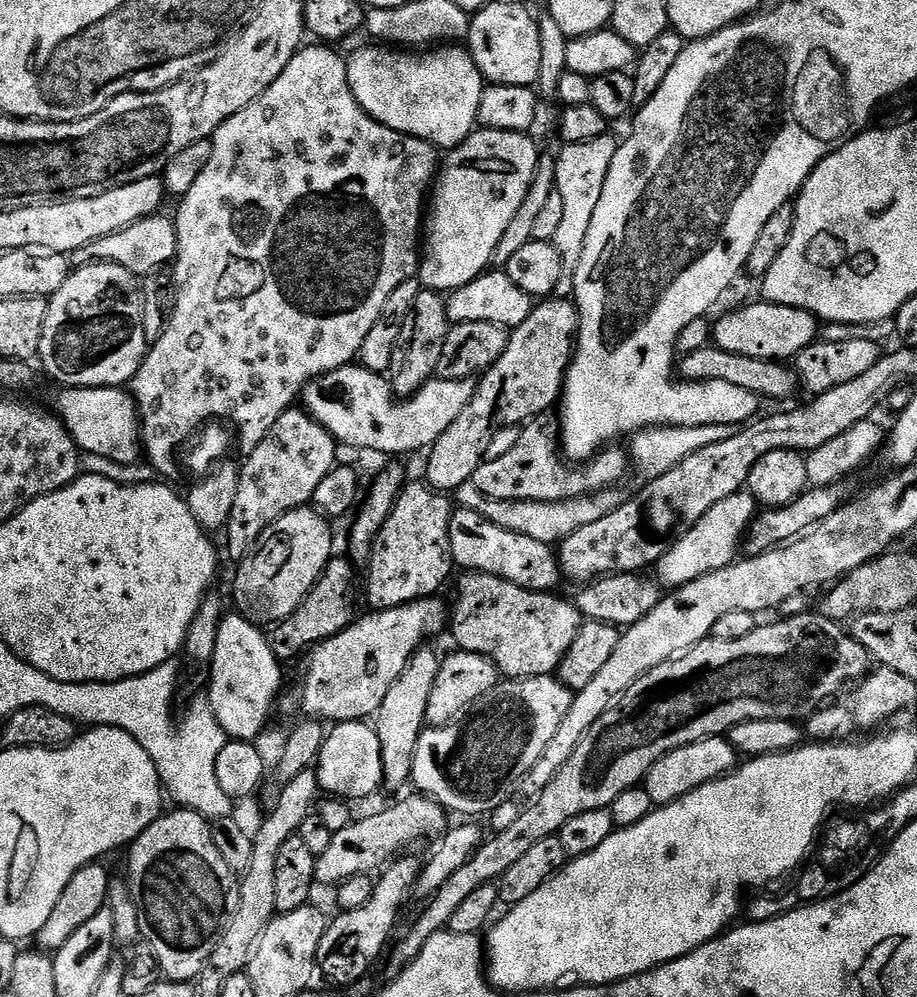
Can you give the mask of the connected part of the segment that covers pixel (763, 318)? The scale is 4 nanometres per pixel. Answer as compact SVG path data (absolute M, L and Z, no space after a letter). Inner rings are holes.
M748 304L737 312L728 312L714 324L714 344L730 354L742 354L746 358L762 358L777 362L788 362L806 346L816 343L818 321L806 310L781 304Z

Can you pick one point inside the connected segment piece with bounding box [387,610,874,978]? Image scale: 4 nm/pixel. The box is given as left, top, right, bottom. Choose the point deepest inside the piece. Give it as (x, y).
(789, 670)

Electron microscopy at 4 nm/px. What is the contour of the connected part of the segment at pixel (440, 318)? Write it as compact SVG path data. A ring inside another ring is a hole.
M421 290L418 298L414 298L414 306L410 306L410 314L406 314L406 322L402 322L398 342L394 342L394 354L390 357L386 375L392 385L393 397L407 398L418 394L418 390L436 376L449 327L447 299L441 293Z

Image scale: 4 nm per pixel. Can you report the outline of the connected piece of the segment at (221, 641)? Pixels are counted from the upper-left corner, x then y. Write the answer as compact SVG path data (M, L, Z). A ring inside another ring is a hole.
M239 614L225 615L218 626L218 646L214 646L210 665L212 681L208 684L206 699L225 737L234 740L259 741L280 692L282 664L268 645L268 636L260 632L263 631L257 625Z

